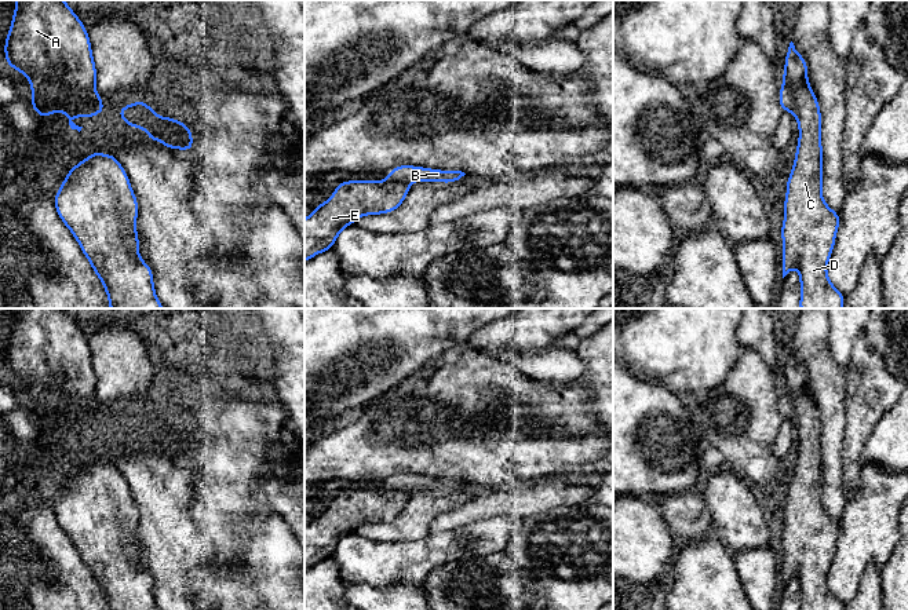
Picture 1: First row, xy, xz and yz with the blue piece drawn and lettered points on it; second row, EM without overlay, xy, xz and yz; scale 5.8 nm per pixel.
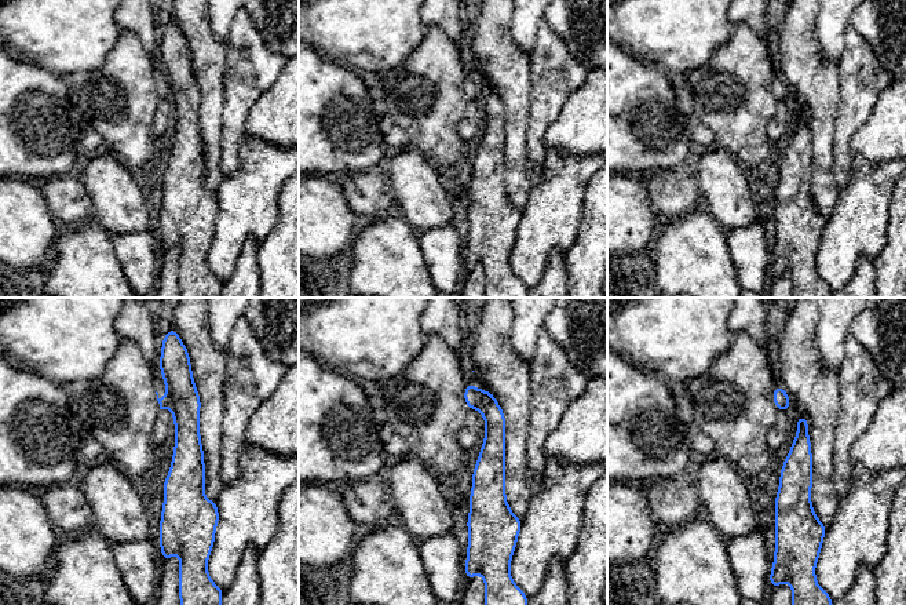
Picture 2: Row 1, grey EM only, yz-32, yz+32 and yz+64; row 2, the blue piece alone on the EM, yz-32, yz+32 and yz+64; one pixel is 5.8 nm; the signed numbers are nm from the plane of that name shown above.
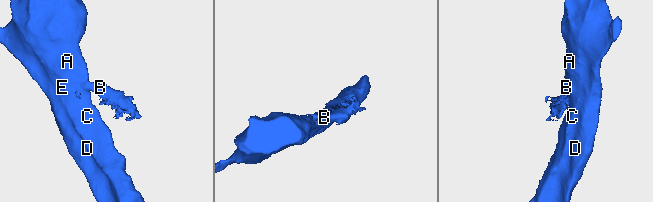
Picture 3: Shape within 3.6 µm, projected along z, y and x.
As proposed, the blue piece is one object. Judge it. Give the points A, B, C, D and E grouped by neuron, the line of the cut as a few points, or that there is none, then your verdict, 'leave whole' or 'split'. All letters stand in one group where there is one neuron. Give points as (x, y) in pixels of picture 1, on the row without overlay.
A C D E / B; cut in yz along (786, 390), (794, 406), (795, 422); split

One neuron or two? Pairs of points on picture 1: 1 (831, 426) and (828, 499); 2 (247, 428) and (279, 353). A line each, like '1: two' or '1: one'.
1: one
2: two

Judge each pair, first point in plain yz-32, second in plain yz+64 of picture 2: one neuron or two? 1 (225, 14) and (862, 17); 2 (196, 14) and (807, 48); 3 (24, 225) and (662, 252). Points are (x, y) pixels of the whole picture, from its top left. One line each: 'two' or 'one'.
1: two
2: one
3: two

